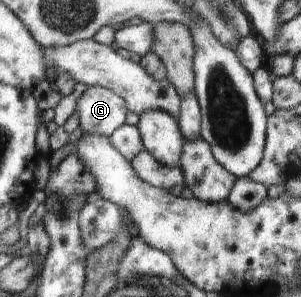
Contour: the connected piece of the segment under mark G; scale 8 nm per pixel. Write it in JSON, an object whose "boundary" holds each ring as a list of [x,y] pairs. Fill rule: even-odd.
{"boundary":[[[90,86],[78,99],[76,113],[83,133],[100,133],[104,137],[111,137],[118,127],[125,125],[128,107],[118,93],[104,87]]]}

